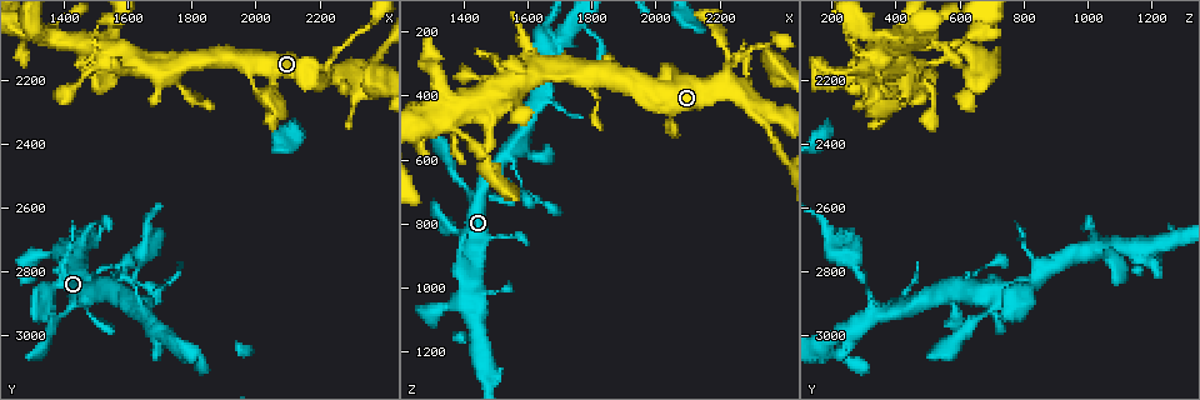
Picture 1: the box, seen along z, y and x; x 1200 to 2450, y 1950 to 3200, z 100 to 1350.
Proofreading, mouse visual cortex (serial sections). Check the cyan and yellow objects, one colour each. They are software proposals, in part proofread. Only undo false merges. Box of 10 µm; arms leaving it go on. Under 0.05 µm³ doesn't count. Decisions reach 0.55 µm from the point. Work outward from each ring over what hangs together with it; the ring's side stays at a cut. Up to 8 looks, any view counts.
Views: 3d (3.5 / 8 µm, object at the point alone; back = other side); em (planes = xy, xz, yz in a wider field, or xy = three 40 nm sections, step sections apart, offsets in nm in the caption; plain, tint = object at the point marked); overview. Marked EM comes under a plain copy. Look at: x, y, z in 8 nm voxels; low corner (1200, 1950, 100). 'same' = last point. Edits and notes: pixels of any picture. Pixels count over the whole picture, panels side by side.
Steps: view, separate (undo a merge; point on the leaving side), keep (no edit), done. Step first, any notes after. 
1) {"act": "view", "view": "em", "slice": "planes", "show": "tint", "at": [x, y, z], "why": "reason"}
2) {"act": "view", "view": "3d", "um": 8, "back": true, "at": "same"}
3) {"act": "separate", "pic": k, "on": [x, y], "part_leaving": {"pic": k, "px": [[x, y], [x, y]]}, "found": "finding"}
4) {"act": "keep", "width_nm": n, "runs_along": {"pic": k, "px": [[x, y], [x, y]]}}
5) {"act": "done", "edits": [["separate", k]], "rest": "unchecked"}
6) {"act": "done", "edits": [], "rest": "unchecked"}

{"act": "view", "view": "3d", "um": 3.5, "at": [2240, 2170, 380], "why": "sharp bend"}

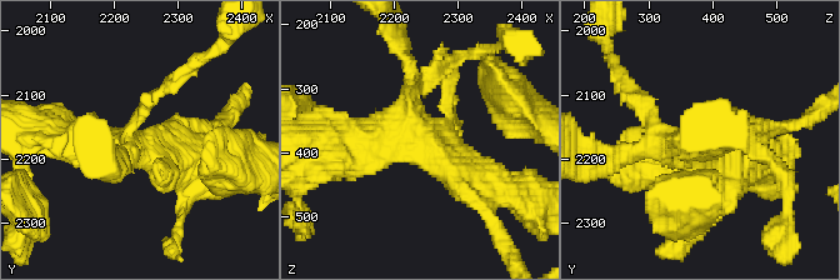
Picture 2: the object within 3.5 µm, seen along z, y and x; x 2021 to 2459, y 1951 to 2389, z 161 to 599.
{"act": "view", "view": "em", "slice": "xy", "step": 1, "show": "tint", "at": [2240, 2175, 375], "why": "shape alone is not enough"}

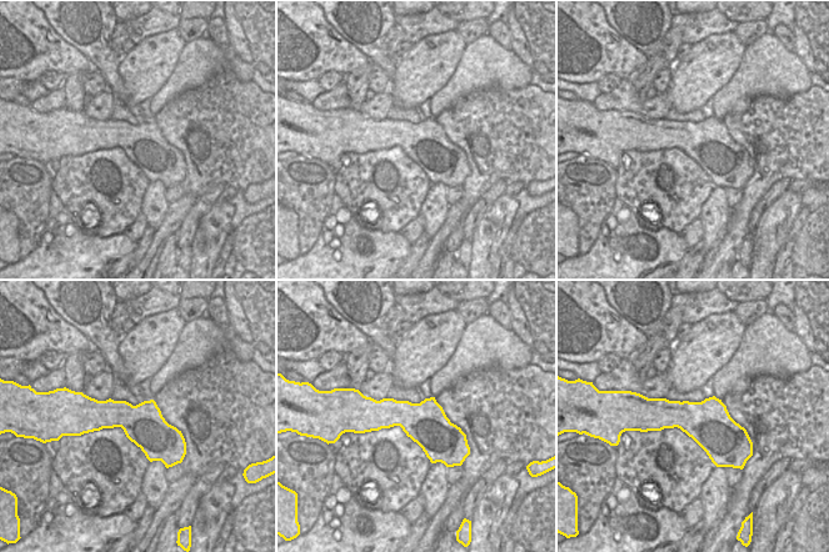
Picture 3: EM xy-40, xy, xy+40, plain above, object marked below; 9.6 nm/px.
{"act": "keep", "runs_along": {"pic": 3, "px": [[363, 412], [405, 414], [464, 445]]}, "found": "all the same cell"}

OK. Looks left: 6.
{"act": "view", "view": "3d", "um": 8, "at": [1540, 2110, 330], "why": "looks like a crossing"}

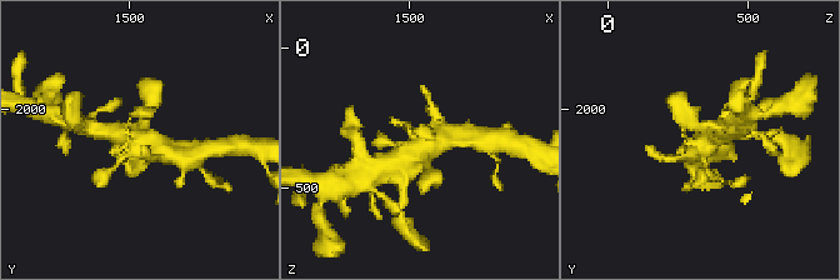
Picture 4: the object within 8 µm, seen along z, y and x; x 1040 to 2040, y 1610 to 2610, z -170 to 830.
{"act": "view", "view": "em", "slice": "xy", "step": 1, "show": "tint", "at": "same", "why": "now the EM"}

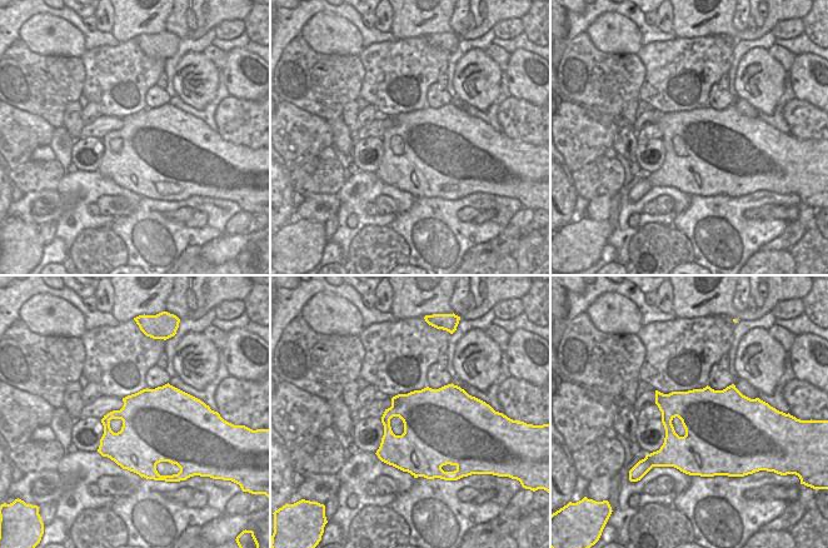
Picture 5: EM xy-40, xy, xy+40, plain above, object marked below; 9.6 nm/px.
{"act": "keep", "runs_along": {"pic": 4, "px": [[458, 135], [443, 136], [395, 163]]}, "found": "continuous, no second cell"}

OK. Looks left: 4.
{"act": "view", "view": "3d", "um": 3.5, "at": [1510, 2170, 670], "why": "abrupt turn"}

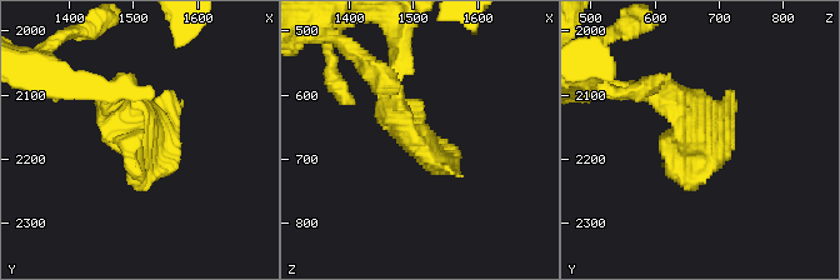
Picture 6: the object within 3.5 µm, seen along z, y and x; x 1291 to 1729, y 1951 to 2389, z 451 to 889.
{"act": "view", "view": "em", "slice": "xy", "step": 1, "show": "tint", "at": [1510, 2170, 675], "why": "need the tissue"}

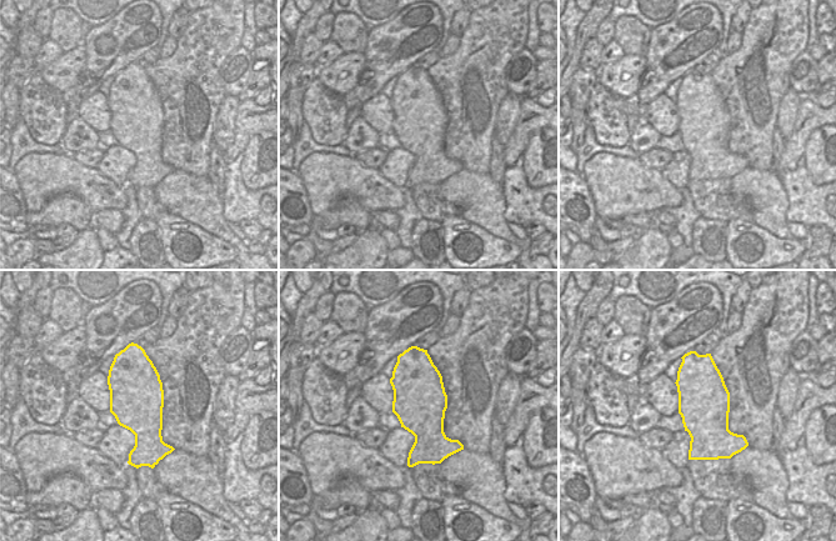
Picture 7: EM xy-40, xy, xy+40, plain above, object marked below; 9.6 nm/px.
{"act": "view", "view": "em", "slice": "xy", "step": 2, "show": "tint", "at": "same"}

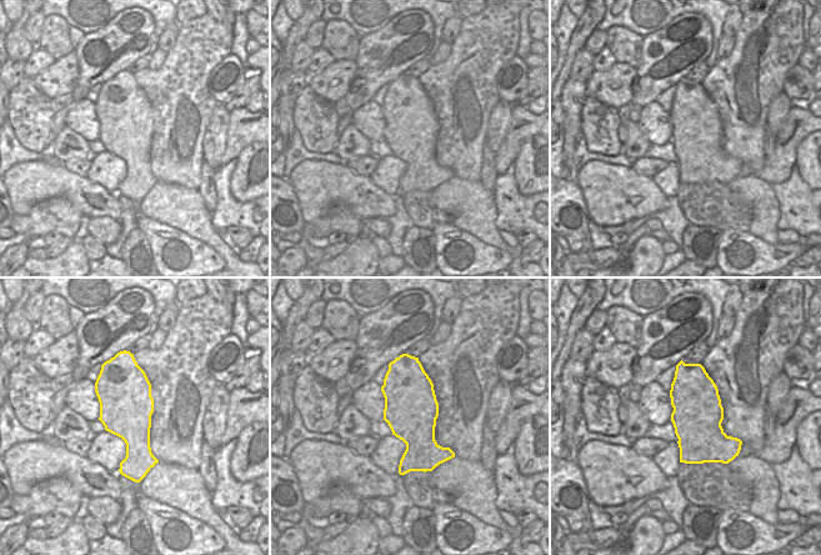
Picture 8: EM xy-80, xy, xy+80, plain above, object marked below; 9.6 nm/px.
{"act": "keep", "width_nm": 500, "runs_along": {"pic": 6, "px": [[650, 93], [701, 124], [689, 189]]}, "found": "one cell here"}

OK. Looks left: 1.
{"act": "done", "edits": [], "rest": "unchecked"}

